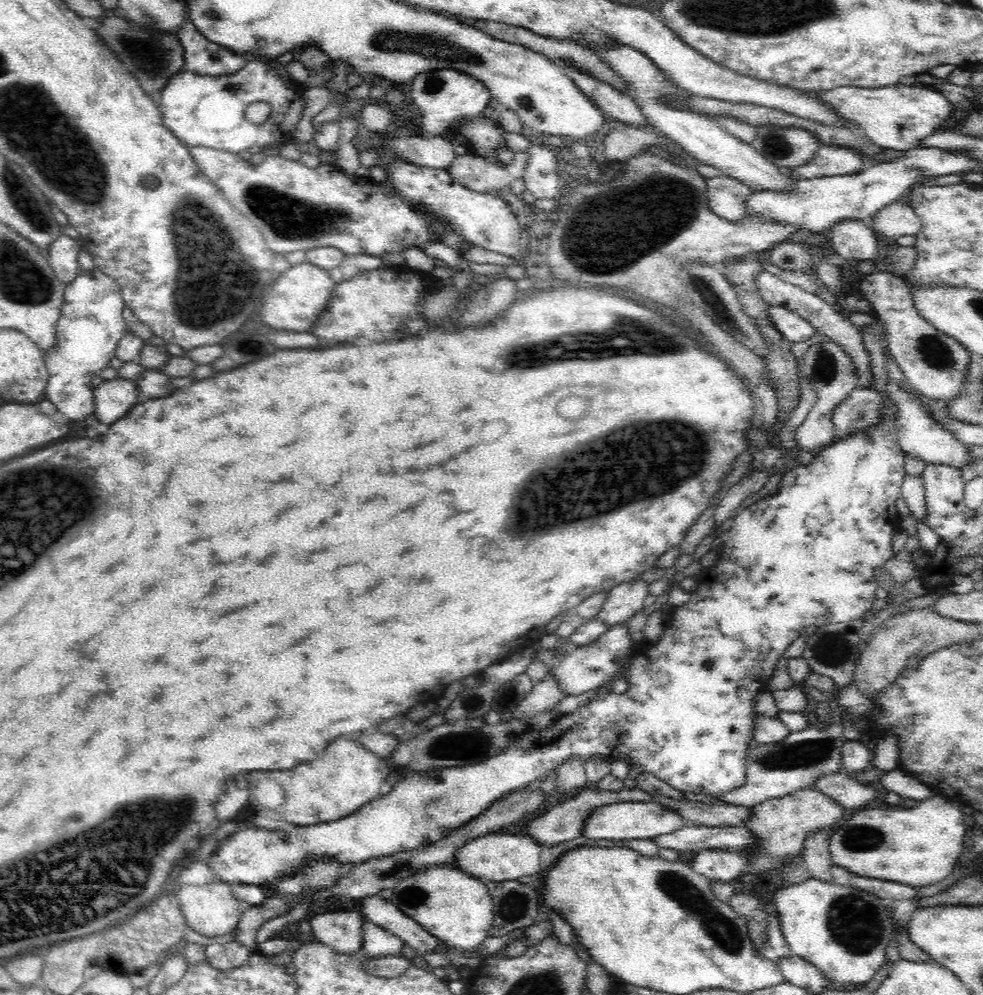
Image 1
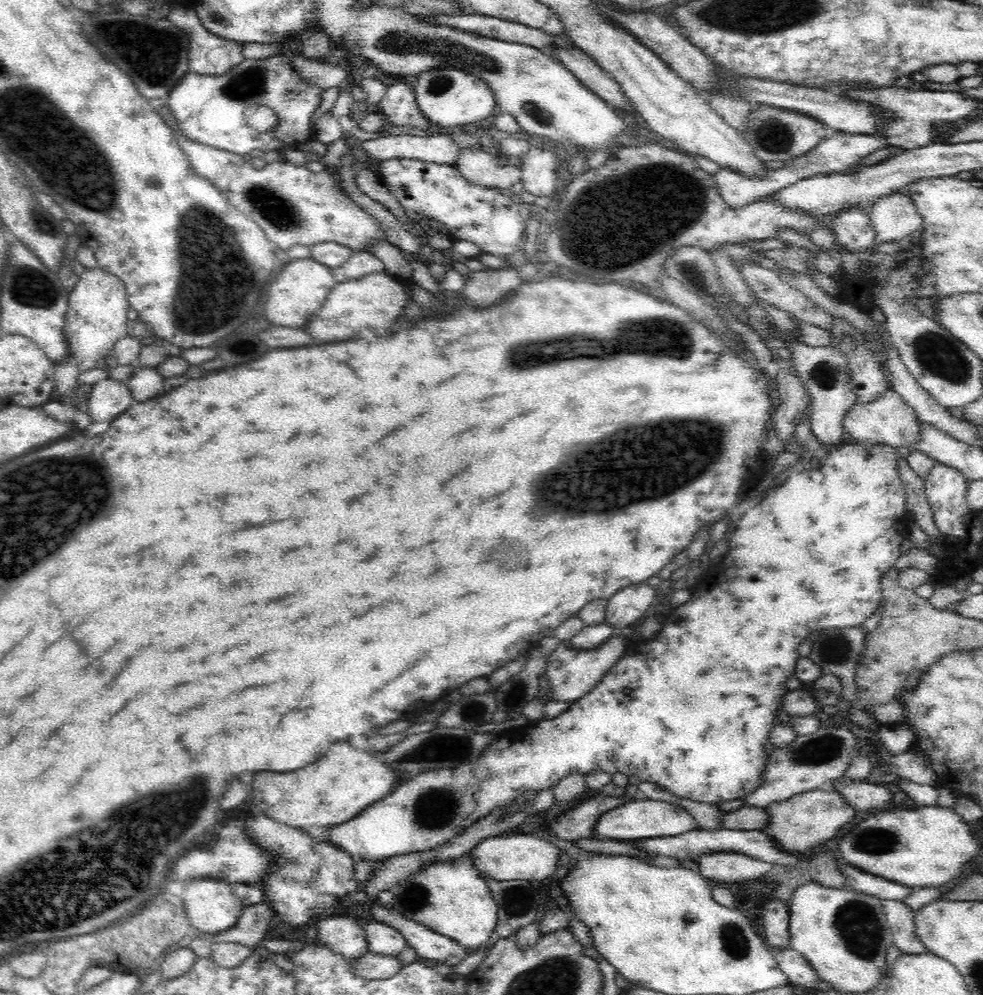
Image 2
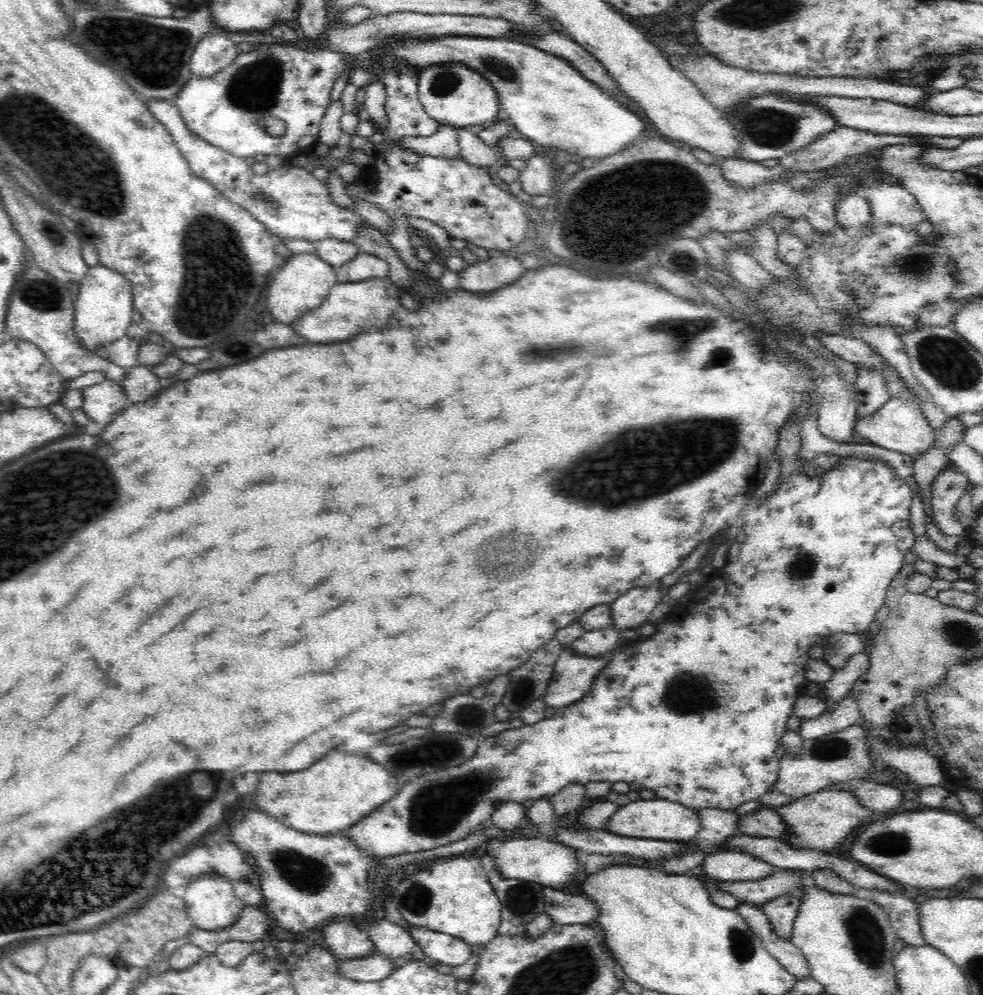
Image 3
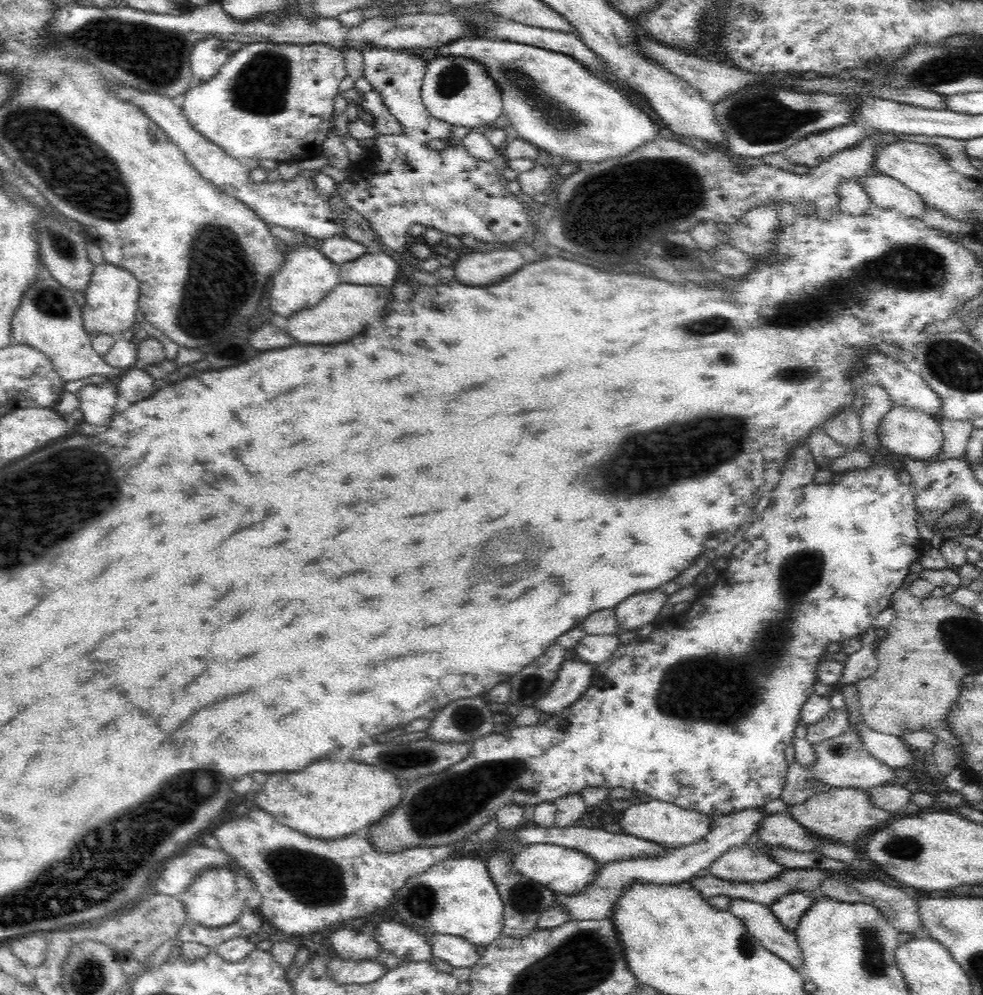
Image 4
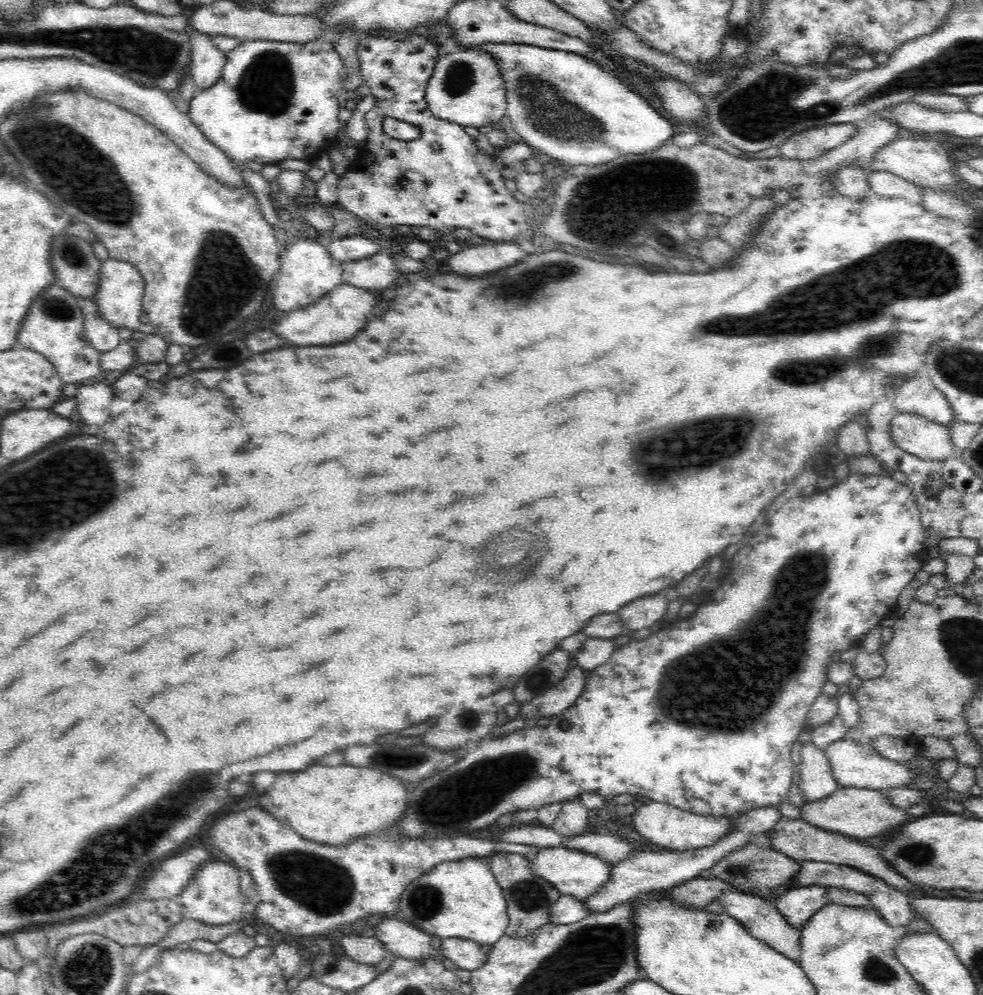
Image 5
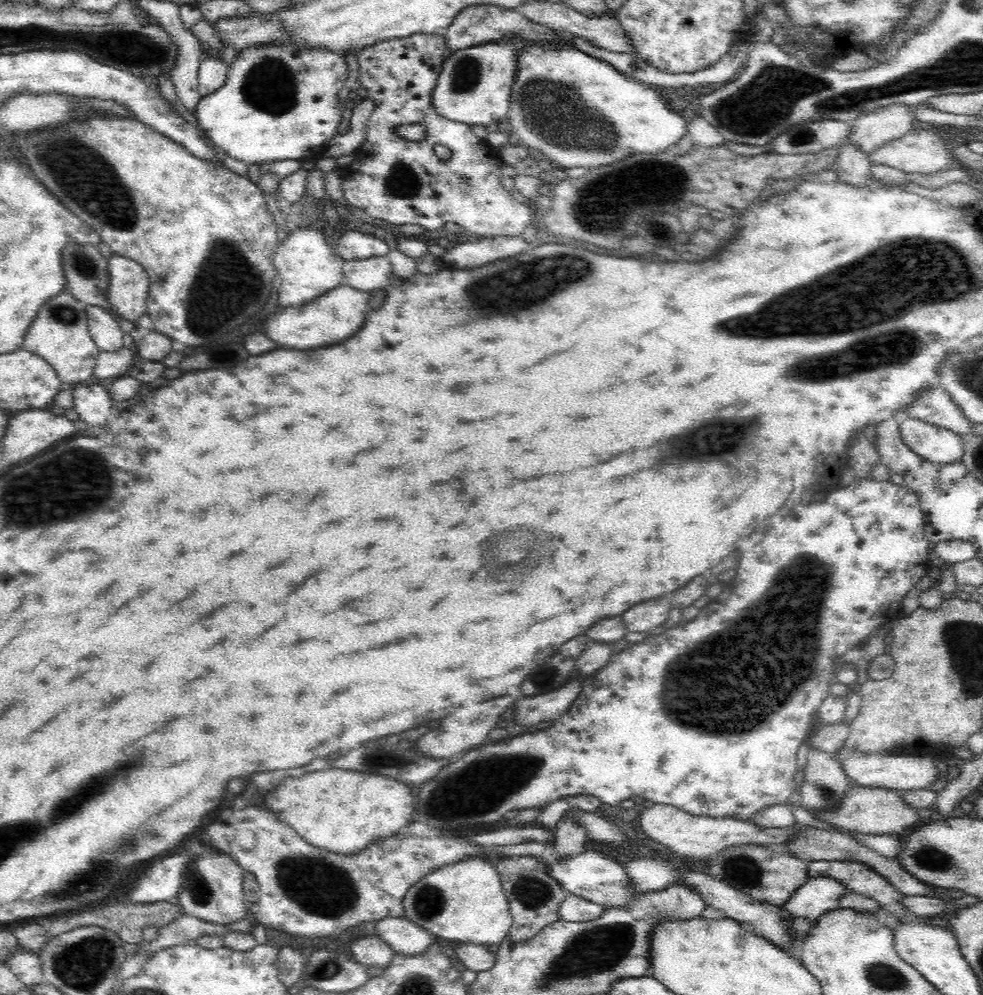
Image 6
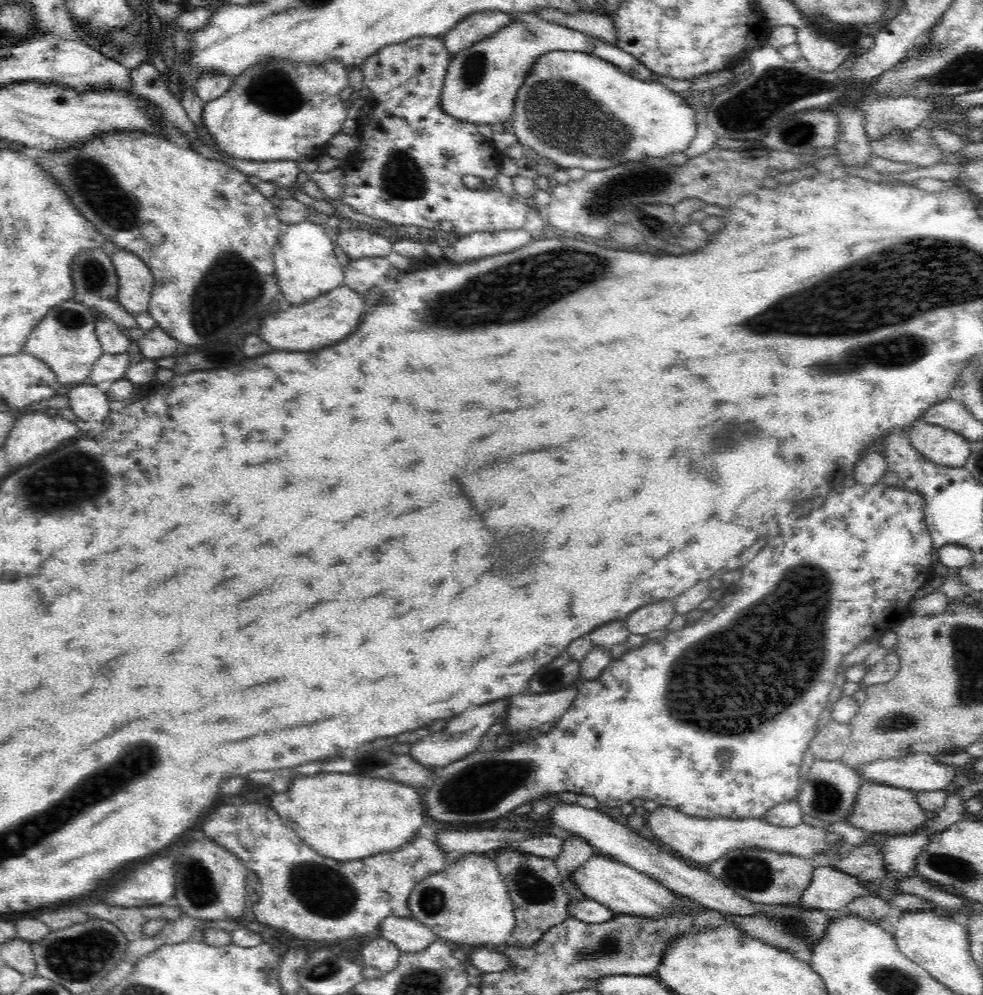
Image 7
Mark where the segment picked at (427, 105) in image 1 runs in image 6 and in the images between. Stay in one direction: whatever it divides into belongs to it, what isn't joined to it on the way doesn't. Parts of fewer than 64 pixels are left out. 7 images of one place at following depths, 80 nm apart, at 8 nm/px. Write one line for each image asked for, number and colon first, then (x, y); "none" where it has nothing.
2: (448, 97)
3: (452, 93)
4: (458, 90)
5: (467, 88)
6: (474, 86)

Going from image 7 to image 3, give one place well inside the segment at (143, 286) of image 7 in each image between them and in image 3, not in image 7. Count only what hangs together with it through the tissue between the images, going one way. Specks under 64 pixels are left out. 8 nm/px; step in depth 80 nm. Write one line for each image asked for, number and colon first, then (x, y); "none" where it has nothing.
3: (103, 309)
4: (111, 298)
5: (121, 287)
6: (129, 283)

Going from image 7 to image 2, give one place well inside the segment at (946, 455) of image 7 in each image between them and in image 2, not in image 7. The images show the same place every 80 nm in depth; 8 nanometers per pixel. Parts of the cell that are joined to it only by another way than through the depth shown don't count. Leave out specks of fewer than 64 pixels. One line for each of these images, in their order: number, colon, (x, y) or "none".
2: (888, 420)
3: (899, 425)
4: (907, 431)
5: (928, 440)
6: (938, 445)

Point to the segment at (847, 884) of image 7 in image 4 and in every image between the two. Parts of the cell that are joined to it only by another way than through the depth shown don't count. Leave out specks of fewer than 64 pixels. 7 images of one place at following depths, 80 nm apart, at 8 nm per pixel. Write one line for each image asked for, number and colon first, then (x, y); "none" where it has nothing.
4: (789, 908)
5: (799, 903)
6: (820, 894)

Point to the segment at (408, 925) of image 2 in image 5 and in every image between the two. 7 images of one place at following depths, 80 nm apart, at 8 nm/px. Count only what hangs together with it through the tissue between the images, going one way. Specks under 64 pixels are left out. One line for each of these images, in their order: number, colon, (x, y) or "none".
3: (446, 949)
4: (456, 950)
5: (466, 954)

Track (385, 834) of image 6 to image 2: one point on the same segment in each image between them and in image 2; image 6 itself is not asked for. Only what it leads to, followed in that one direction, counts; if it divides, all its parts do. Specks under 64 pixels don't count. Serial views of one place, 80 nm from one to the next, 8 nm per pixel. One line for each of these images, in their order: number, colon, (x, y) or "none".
2: (335, 789)
3: (333, 795)
4: (328, 800)
5: (336, 805)

